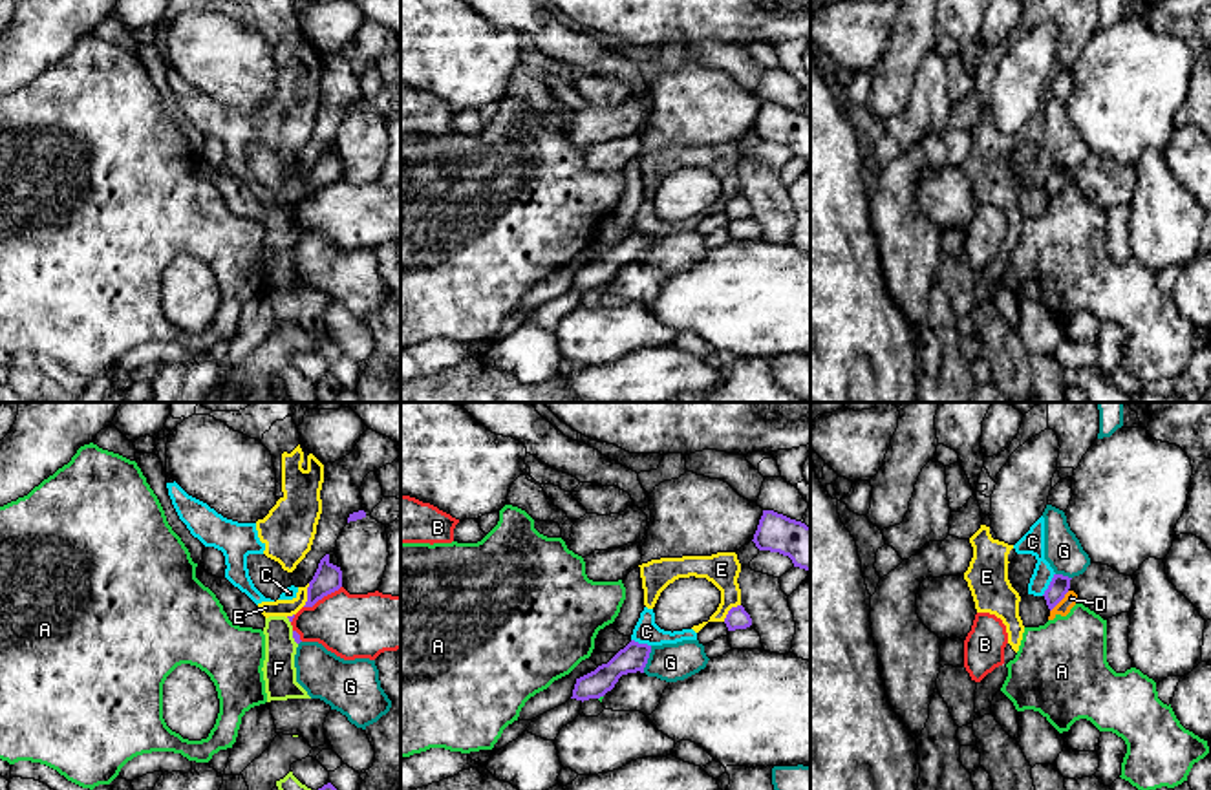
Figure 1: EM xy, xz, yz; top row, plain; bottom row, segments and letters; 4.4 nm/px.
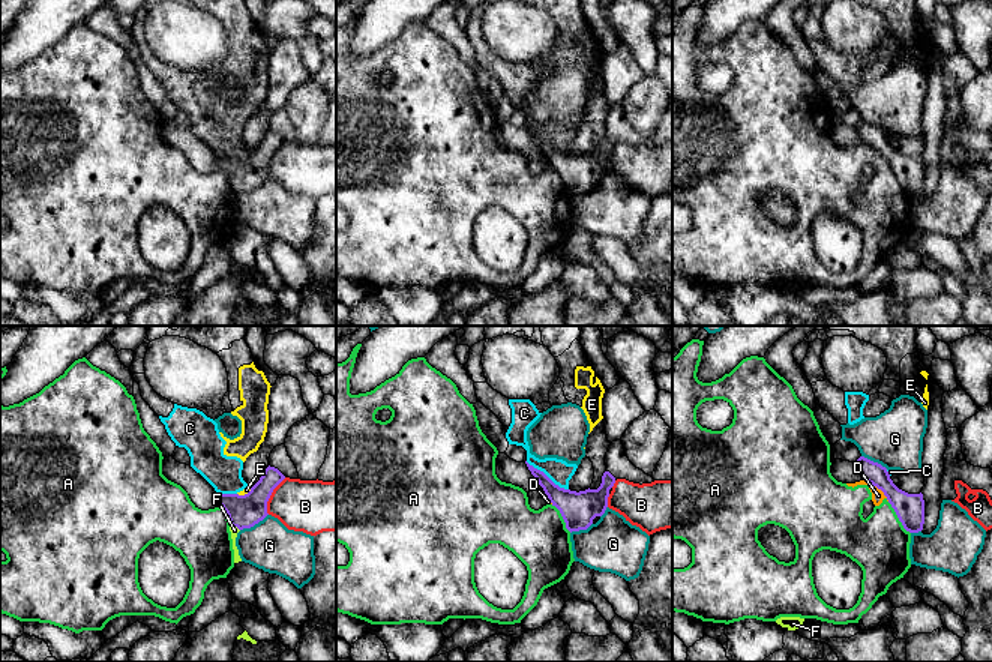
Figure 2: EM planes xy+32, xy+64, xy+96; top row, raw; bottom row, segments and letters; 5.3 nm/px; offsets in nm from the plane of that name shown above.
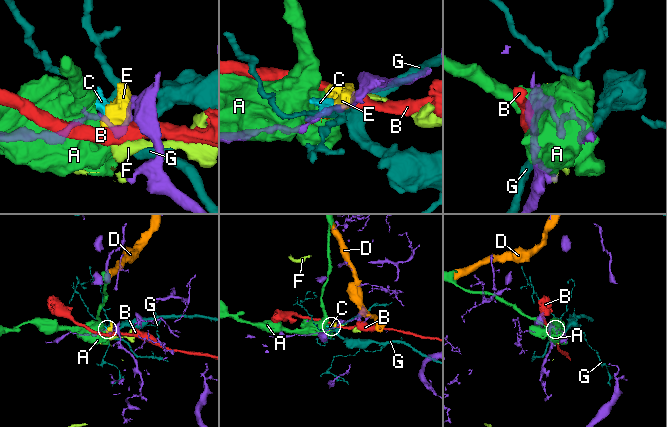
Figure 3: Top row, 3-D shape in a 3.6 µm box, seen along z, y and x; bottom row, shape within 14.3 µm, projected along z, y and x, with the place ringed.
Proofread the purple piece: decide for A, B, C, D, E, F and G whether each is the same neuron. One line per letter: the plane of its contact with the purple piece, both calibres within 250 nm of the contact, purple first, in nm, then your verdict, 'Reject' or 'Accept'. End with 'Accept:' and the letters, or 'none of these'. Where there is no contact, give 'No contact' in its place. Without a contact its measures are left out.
A: Touches purple in xz. Thickness 120 nm (purple) against 20 nm. Reject
B: Touches purple in xy. Thickness 130 nm (purple) against 280 nm. Reject
C: Touches purple in yz. Thickness 90 nm (purple) against 100 nm. Reject
D: Touches purple in yz. Thickness 90 nm (purple) against 70 nm. Reject
E: Touches purple in xy. Thickness 130 nm (purple) against 80 nm. Reject
F: Touches purple in xy. Thickness 100 nm (purple) against 130 nm. Reject
G: Touches purple in xz. Thickness 120 nm (purple) against 170 nm. Reject
Accept: none of these

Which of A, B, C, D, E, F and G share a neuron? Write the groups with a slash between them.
A D / B / C E / F / G

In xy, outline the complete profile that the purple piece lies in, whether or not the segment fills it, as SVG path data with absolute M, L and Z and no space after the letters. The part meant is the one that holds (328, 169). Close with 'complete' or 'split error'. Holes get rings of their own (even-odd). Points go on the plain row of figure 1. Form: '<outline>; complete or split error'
M326 144L318 154L313 170L309 172L307 192L304 198L313 198L318 190L338 181L340 177L342 177L342 161L340 157L333 155L329 152L329 144Z; complete

